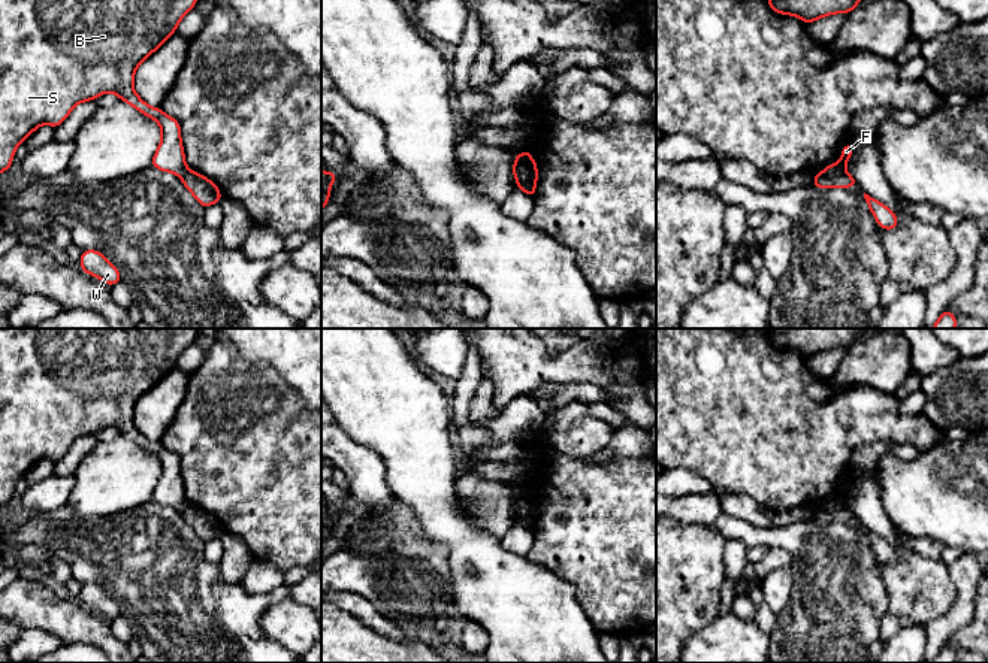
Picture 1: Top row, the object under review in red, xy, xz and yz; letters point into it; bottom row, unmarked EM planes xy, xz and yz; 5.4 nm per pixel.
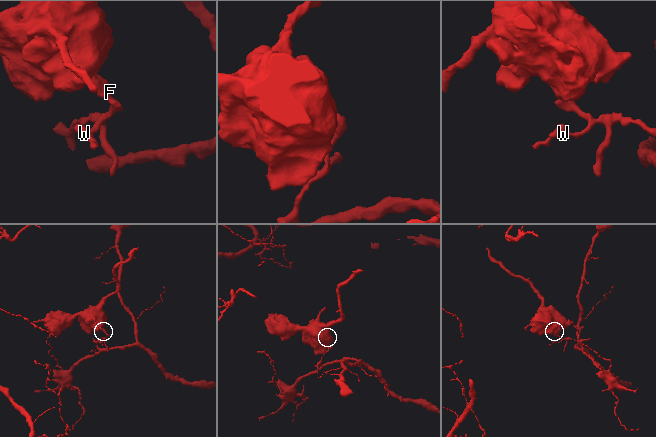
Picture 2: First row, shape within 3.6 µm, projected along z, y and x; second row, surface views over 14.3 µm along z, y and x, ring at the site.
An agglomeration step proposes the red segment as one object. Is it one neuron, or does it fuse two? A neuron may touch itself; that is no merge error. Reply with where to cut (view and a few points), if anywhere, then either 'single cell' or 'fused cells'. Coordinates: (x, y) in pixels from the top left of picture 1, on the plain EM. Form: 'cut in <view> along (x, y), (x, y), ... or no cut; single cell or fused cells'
cut in yz along (843, 502), (824, 506); fused cells

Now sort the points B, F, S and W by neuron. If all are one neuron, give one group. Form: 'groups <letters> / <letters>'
groups B F S / W

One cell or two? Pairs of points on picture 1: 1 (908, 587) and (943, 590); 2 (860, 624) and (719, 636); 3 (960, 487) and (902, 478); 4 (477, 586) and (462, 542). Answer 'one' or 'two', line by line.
1: one
2: two
3: one
4: one

